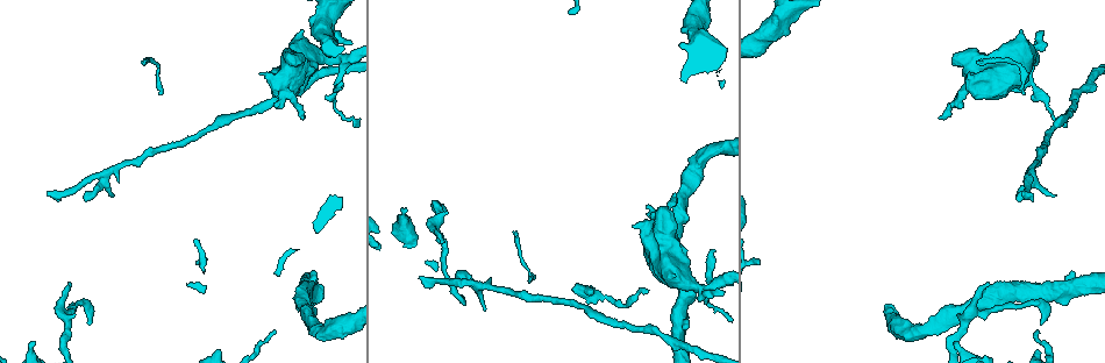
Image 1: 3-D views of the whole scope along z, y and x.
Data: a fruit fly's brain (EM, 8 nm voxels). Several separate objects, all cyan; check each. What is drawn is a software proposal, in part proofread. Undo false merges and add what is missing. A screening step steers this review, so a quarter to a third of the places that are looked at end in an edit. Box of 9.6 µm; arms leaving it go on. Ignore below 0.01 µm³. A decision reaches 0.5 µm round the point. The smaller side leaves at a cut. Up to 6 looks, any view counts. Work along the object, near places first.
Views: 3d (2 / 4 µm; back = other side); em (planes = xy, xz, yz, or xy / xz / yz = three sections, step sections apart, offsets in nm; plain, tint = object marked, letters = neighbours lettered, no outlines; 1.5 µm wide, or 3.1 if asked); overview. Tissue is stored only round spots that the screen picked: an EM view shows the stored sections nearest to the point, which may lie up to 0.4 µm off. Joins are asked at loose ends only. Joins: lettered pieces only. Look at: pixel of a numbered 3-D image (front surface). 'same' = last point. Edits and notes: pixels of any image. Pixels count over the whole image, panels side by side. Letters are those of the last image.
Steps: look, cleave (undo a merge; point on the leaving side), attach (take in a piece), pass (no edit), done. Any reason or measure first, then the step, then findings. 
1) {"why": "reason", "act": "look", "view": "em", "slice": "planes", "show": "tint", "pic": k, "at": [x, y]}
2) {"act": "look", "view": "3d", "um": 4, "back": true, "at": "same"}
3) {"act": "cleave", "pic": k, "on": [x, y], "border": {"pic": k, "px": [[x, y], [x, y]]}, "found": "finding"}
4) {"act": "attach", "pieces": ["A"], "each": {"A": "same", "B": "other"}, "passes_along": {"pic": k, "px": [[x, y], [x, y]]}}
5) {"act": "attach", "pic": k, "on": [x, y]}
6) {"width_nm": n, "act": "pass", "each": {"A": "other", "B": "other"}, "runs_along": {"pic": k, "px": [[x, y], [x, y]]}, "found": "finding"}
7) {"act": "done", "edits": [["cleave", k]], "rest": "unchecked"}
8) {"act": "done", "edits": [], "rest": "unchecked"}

{"why": "thick end", "act": "look", "view": "em", "slice": "yz", "step": 8, "show": "letters", "pic": 1, "at": [952, 107]}

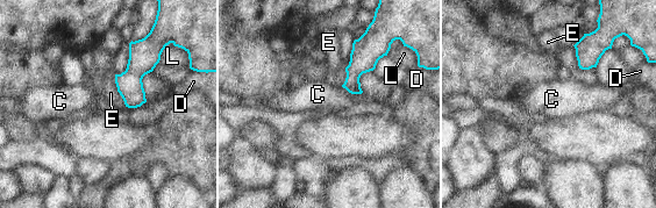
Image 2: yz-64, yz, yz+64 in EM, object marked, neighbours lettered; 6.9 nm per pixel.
{"act": "look", "view": "em", "slice": "planes", "show": "letters", "at": "same"}

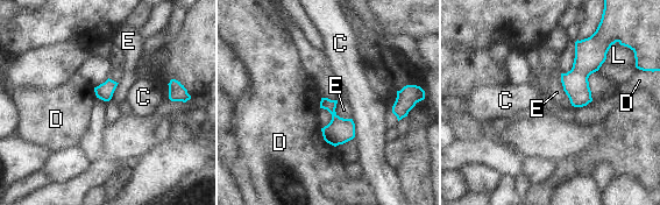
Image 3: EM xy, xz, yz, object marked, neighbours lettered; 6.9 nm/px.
{"longest_contact_nm": ["E", 220], "act": "pass", "each": {"C": "other", "D": "other", "E": "other", "L": "other"}, "found": "none of them fits"}

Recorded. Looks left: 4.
{"why": "sharp bend", "act": "look", "view": "3d", "um": 2, "pic": 1, "at": [715, 286]}

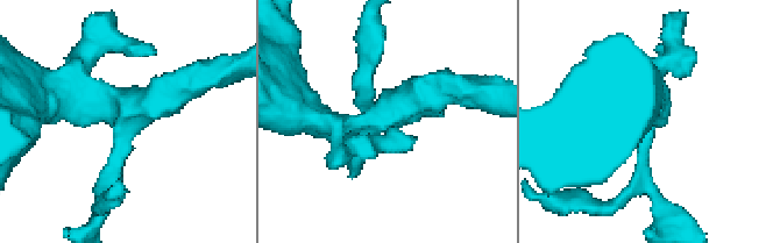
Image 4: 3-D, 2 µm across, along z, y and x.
{"act": "look", "view": "em", "slice": "yz", "step": 8, "show": "tint", "pic": 4, "at": [123, 115]}

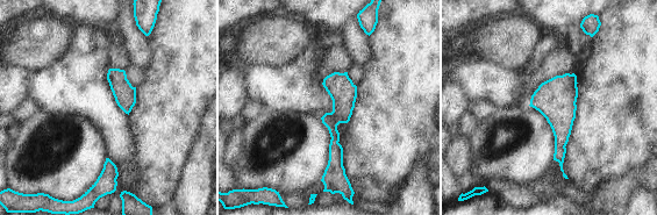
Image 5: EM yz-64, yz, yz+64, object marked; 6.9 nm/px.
{"act": "look", "view": "em", "slice": "planes", "show": "letters", "at": "same"}

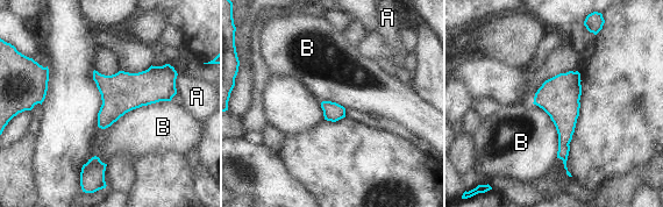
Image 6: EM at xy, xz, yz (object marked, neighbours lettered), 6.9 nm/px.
{"width_nm": 280, "act": "pass", "each": {"A": "other", "B": "other"}, "border": {"pic": 6, "px": [[170, 100], [97, 126]]}, "found": "continuous, no second neuron"}

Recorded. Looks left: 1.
{"act": "done", "edits": [], "rest": "unchecked"}

